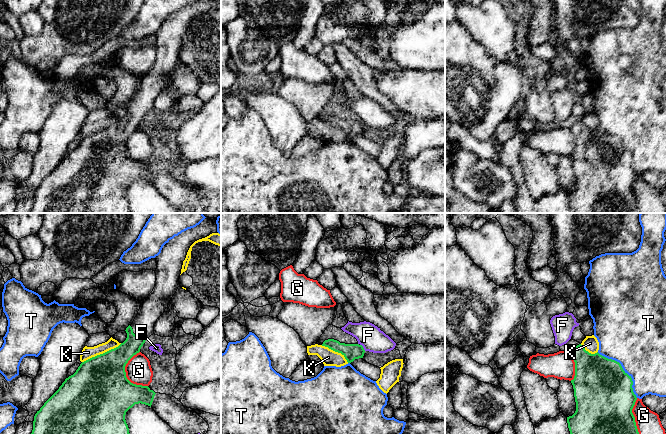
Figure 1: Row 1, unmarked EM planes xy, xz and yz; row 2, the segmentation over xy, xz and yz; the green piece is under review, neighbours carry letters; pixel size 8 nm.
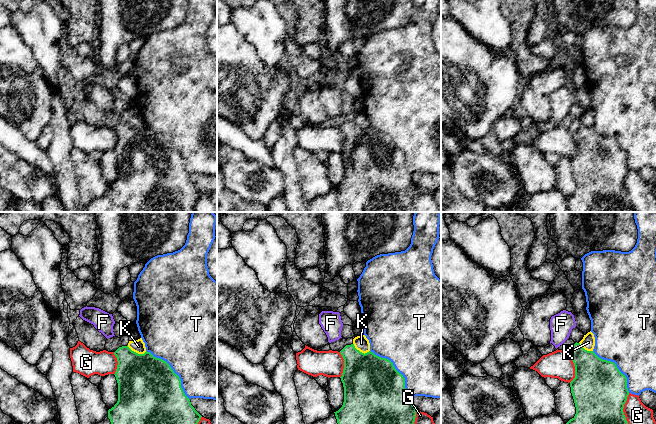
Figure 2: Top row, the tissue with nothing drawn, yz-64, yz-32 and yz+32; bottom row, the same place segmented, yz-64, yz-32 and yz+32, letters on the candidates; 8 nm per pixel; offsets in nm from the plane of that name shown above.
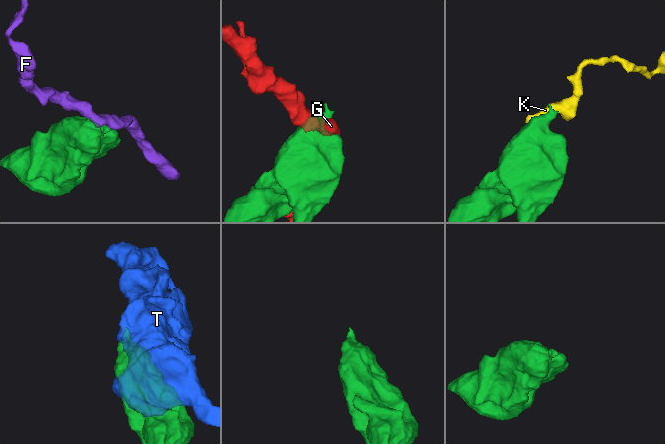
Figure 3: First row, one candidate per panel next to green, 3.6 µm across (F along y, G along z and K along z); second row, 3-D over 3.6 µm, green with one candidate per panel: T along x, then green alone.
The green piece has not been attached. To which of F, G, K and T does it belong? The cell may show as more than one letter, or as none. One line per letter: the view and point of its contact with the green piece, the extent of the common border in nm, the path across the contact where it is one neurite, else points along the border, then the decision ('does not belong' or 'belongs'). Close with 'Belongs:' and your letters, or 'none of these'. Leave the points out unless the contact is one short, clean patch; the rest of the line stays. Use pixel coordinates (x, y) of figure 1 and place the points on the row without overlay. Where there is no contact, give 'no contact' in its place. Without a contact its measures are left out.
F: xz (362, 123) | 70 nm | along xz (360, 120), (365, 126) | does not belong
G: xy (125, 150) | 300 nm | does not belong
K: xy (101, 130) | 360 nm | does not belong
T: yz (622, 145) | 480 nm | does not belong
Belongs: none of these

